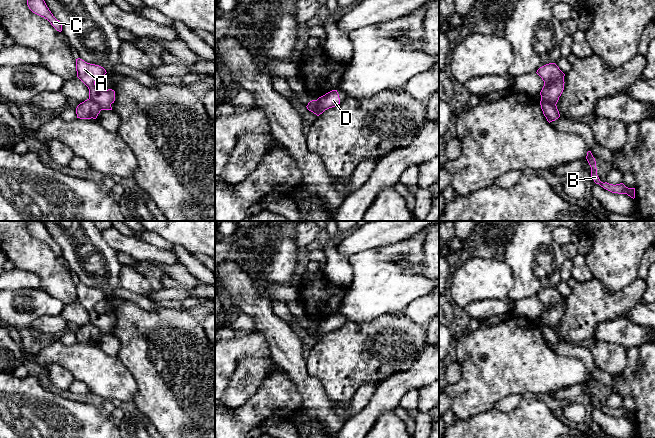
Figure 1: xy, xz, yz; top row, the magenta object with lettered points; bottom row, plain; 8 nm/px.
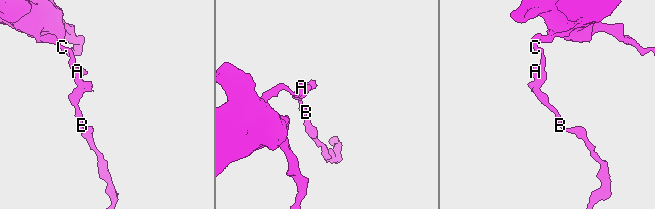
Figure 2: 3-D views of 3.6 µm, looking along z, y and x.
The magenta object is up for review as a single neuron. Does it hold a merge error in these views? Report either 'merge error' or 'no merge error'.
merge error

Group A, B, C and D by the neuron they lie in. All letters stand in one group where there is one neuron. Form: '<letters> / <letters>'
A C D / B

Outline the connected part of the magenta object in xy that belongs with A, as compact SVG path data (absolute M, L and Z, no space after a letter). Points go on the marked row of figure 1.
M76 59L77 77L88 87L89 98L97 103L101 110L112 110L111 104L115 101L115 91L112 89L98 89L95 81L104 76L106 70L95 64L90 64L84 60Z

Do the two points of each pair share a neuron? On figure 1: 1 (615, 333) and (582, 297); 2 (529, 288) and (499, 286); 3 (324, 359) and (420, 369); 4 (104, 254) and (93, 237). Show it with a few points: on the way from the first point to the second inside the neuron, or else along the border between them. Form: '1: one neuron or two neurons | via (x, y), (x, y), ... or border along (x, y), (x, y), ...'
1: two neurons | border along (624, 315), (600, 322), (597, 325), (593, 338)
2: two neurons | border along (508, 264), (512, 272), (513, 286), (506, 296)
3: two neurons | border along (424, 350), (409, 368), (395, 372), (387, 377)
4: one neuron | via (100, 250), (93, 241)

